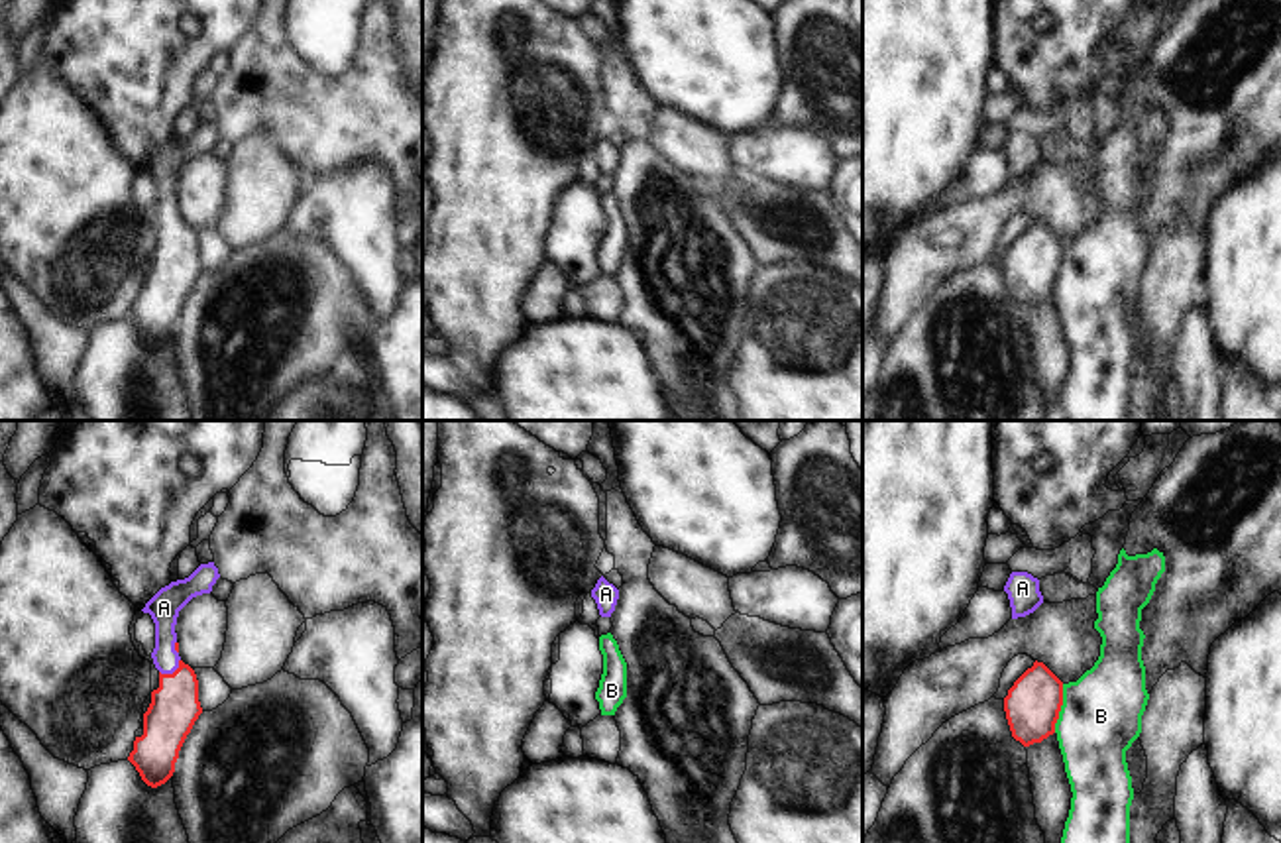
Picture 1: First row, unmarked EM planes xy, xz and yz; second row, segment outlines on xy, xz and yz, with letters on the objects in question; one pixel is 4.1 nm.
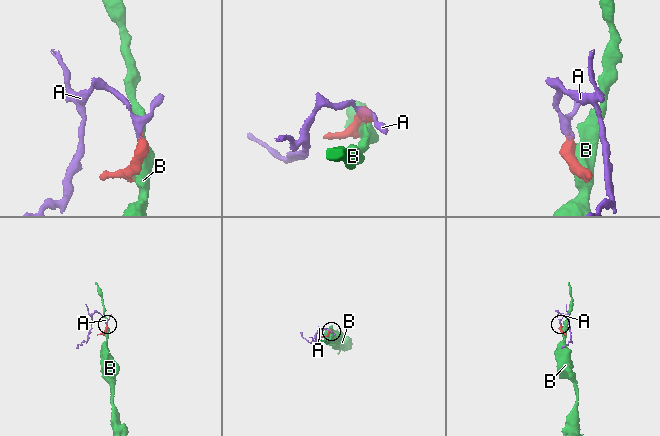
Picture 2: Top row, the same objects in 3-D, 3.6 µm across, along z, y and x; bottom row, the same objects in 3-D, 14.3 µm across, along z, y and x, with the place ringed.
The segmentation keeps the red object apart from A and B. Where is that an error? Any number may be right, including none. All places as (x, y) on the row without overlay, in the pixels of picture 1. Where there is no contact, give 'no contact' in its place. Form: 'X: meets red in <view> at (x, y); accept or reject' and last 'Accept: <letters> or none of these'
A: meets red in xy at (173, 232); accept
B: meets red in yz at (1059, 268); reject
Accept: A

